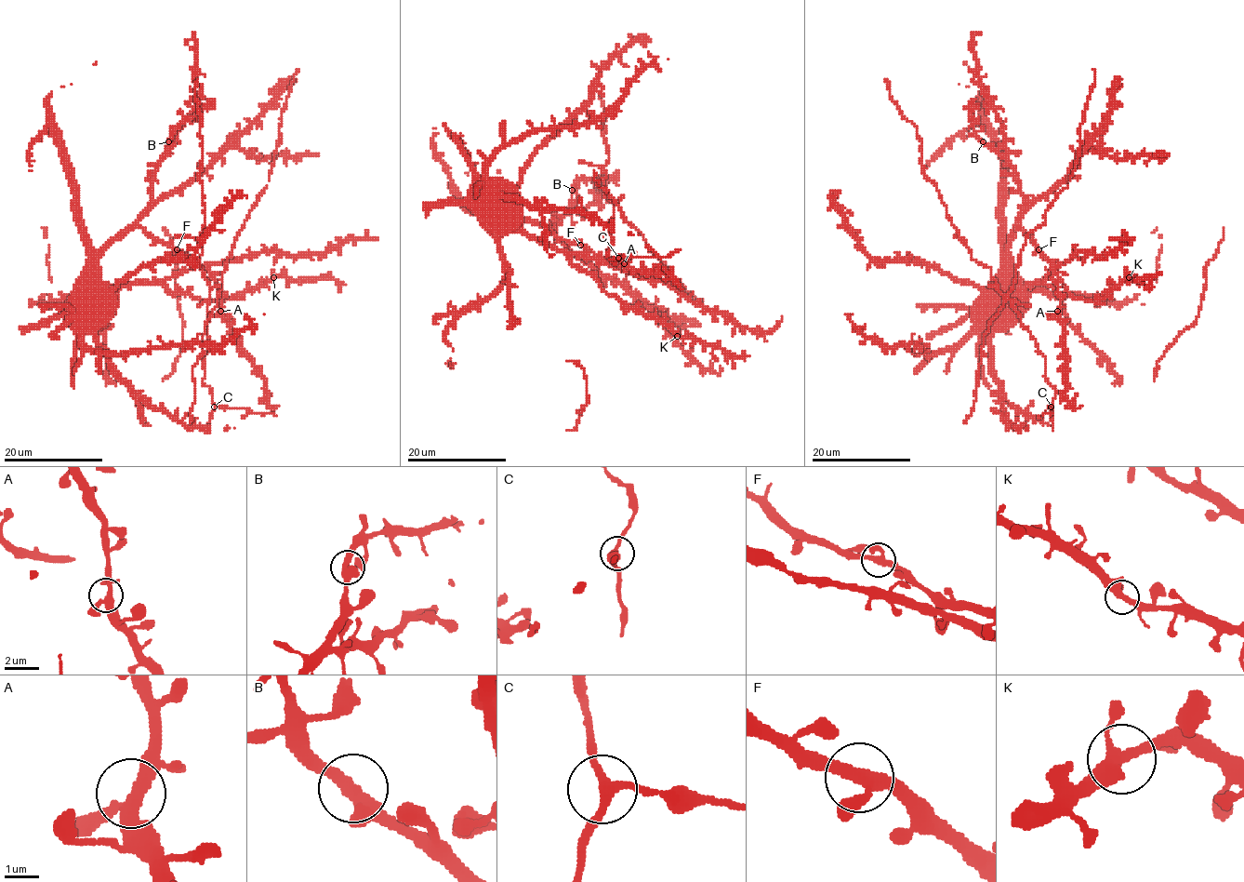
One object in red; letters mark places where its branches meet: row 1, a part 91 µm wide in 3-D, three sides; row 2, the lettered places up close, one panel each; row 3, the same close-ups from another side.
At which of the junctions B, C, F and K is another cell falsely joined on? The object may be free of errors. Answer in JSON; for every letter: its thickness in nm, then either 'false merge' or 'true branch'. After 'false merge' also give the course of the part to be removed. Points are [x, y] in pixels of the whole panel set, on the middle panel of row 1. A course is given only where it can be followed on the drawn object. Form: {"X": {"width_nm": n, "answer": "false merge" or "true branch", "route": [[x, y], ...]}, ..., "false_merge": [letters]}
{"B": {"width_nm": 320, "answer": "true branch"}, "C": {"width_nm": 240, "answer": "true branch"}, "F": {"width_nm": 300, "answer": "true branch"}, "K": {"width_nm": 300, "answer": "true branch"}, "false_merge": []}

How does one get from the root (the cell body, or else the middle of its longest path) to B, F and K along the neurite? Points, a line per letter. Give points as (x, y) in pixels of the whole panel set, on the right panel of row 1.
B: (986, 316), (982, 306), (1001, 273), (1001, 260), (1025, 197), (1015, 168), (983, 141)
F: (986, 316), (982, 306), (1001, 273), (1012, 234), (1019, 227), (1038, 249)
K: (986, 316), (984, 321), (991, 321), (1030, 284), (1046, 283), (1058, 292), (1099, 300), (1129, 277)

